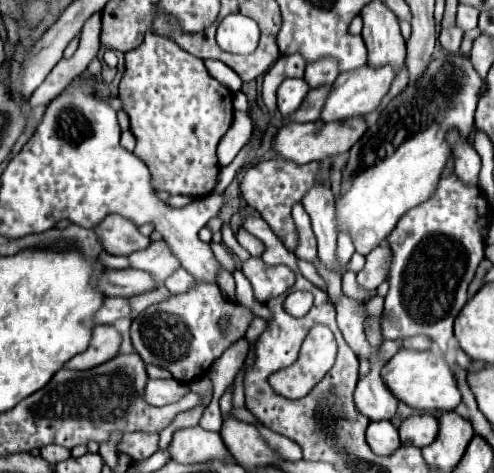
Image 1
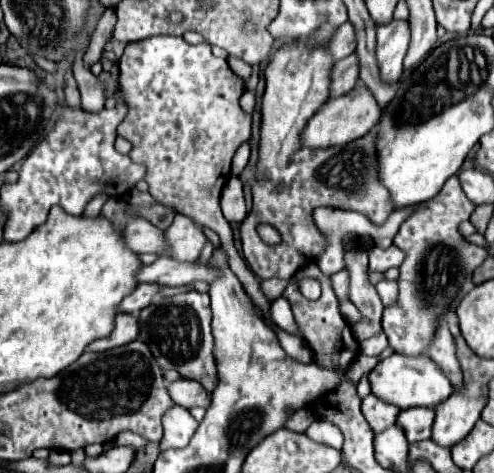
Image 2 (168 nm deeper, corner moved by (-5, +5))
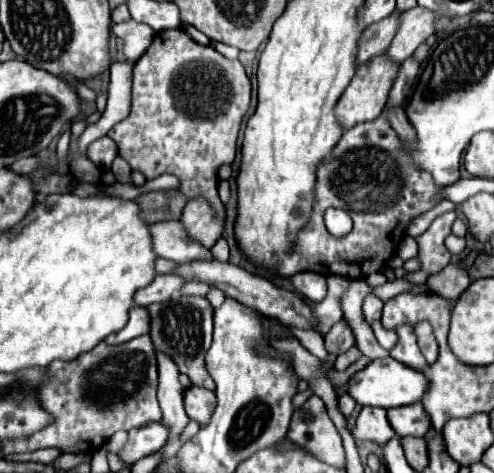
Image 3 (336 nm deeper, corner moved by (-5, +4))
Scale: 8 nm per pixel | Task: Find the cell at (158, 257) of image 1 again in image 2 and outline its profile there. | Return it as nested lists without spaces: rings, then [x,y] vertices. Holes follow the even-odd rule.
[[[177,213],[173,225],[165,231],[165,257],[175,261],[193,263],[197,261],[207,237],[203,231],[185,215]]]

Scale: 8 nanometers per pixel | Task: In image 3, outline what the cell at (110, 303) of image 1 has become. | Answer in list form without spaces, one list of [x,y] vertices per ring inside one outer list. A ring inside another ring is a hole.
[[[157,274],[157,278],[141,288],[135,294],[135,304],[137,306],[149,306],[153,302],[163,302],[169,300],[173,294],[177,294],[181,290],[181,286],[185,284],[185,280],[177,274]]]

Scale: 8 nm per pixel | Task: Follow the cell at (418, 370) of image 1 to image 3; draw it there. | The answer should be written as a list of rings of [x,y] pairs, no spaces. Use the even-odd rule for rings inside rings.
[[[383,358],[369,362],[363,370],[355,372],[349,378],[347,394],[359,404],[359,406],[379,406],[379,408],[395,408],[395,406],[407,406],[421,400],[421,394],[427,390],[427,380],[423,372],[415,372],[409,366],[403,366],[395,358]]]

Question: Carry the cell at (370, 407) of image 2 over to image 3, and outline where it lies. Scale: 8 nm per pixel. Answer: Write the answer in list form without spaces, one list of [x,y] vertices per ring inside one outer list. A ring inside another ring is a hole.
[[[365,406],[359,412],[351,434],[355,440],[369,440],[379,446],[385,446],[395,436],[395,430],[387,422],[387,412],[383,408]]]

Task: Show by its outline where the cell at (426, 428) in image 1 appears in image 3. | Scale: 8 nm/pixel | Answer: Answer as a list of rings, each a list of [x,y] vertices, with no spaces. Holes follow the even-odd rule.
[[[421,402],[399,406],[399,408],[389,408],[387,420],[399,436],[425,436],[425,432],[431,426],[429,416],[425,408],[421,406]]]

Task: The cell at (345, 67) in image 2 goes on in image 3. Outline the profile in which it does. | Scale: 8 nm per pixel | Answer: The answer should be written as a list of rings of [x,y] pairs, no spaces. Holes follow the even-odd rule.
[[[395,10],[391,16],[373,22],[365,28],[359,44],[357,44],[357,64],[367,62],[369,58],[383,54],[389,48],[389,42],[393,40],[393,34],[397,34],[399,28],[399,16],[401,12]]]

